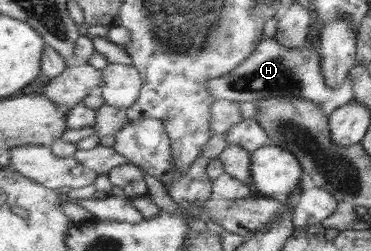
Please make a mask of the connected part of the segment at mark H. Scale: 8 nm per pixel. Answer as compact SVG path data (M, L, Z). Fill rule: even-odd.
M271 36L264 38L256 51L247 57L238 67L220 77L212 78L207 85L216 99L227 99L228 101L250 101L257 102L266 98L306 98L318 105L336 102L336 107L341 108L349 104L354 97L353 79L349 79L345 85L338 89L332 89L326 85L321 64L321 53L316 43L308 43L307 47L290 49L282 45L278 38Z

